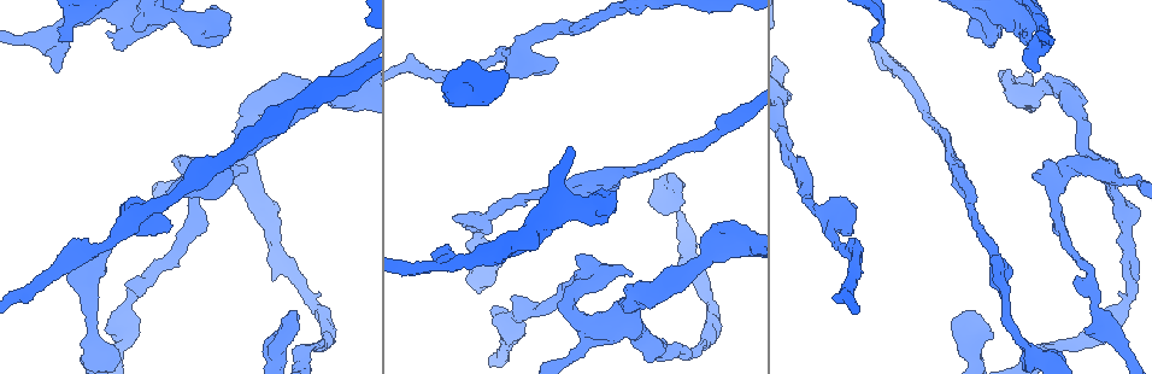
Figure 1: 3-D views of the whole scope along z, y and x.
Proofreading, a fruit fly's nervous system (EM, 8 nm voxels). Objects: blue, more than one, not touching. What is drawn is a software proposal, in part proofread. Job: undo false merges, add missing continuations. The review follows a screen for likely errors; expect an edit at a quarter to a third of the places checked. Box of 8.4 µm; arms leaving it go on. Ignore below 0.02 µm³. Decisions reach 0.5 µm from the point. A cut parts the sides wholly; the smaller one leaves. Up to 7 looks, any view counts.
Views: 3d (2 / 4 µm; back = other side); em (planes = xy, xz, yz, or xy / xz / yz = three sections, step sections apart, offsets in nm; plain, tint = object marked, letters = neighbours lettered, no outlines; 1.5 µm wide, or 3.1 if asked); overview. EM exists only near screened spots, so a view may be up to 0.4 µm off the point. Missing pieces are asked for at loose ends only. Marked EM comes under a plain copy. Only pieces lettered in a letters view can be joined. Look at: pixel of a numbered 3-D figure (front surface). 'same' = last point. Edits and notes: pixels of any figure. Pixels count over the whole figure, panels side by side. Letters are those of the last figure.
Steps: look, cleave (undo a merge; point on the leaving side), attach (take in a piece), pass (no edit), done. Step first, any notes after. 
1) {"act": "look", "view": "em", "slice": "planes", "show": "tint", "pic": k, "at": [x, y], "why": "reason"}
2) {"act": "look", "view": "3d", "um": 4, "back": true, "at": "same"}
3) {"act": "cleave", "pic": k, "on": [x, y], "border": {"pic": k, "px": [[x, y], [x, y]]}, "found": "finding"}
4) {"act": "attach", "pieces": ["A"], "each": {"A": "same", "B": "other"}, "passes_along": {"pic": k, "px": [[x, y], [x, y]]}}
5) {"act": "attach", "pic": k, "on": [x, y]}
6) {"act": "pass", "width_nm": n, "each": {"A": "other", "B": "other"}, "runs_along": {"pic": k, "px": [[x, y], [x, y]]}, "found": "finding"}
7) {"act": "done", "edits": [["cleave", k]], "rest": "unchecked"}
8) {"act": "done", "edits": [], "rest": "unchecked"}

{"act": "look", "view": "em", "slice": "planes", "show": "letters", "pic": 1, "at": [444, 94], "why": "an open end"}

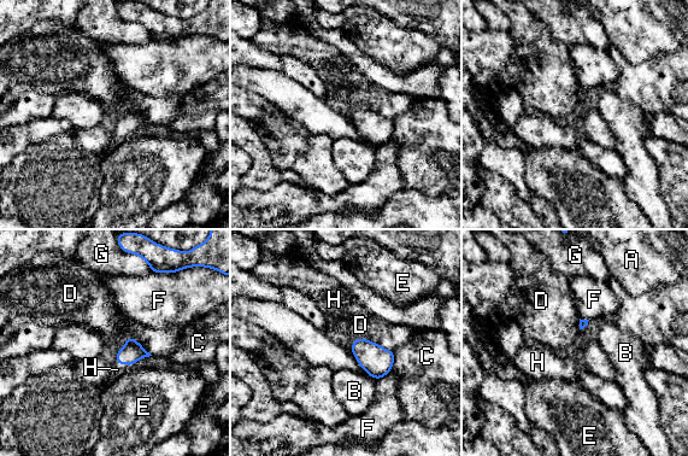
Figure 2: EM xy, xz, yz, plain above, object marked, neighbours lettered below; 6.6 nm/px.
{"act": "attach", "pieces": ["H"], "each": {"A": "other", "B": "other", "C": "other", "D": "other", "E": "other", "F": "other", "G": "other", "H": "same"}, "found": "it goes on there"}

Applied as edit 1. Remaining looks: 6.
{"act": "look", "view": "em", "slice": "planes", "show": "tint", "pic": 1, "at": [1034, 73], "why": "an open end"}

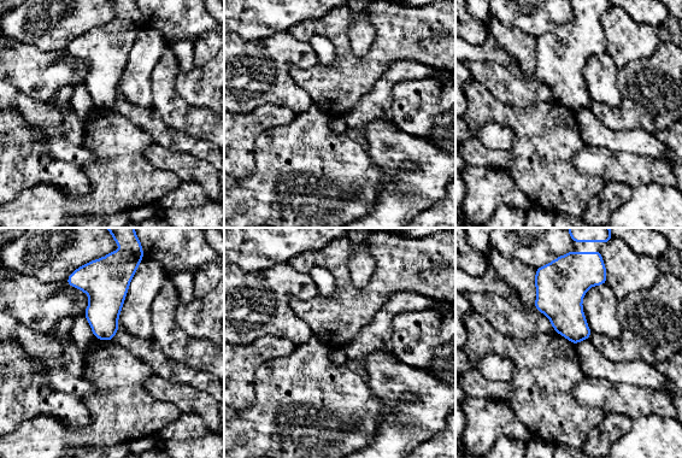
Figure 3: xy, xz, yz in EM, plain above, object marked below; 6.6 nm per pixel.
{"act": "look", "view": "em", "slice": "planes", "show": "letters", "at": "same"}

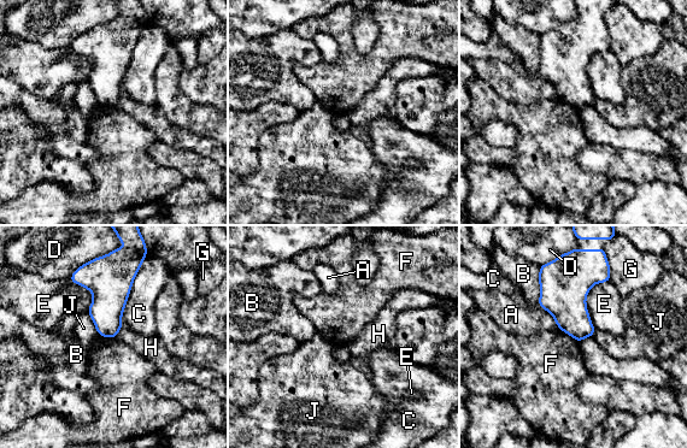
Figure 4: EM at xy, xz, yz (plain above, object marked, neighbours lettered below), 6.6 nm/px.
{"act": "pass", "longest_contact_nm": ["C", 400], "each": {"A": "other", "B": "other", "C": "other", "D": "other", "E": "other", "F": "other", "G": "other", "H": "other", "J": "other"}, "found": "none of them fits"}

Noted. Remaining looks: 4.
{"act": "look", "view": "3d", "um": 4, "pic": 1, "at": [1089, 332], "why": "an open end"}

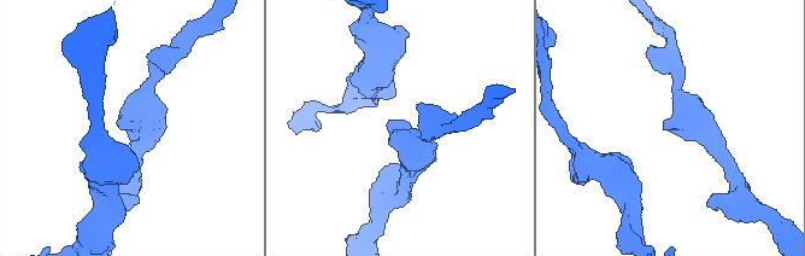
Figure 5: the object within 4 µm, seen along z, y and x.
{"act": "look", "view": "em", "slice": "yz", "step": 8, "show": "tint", "pic": 5, "at": [117, 126]}

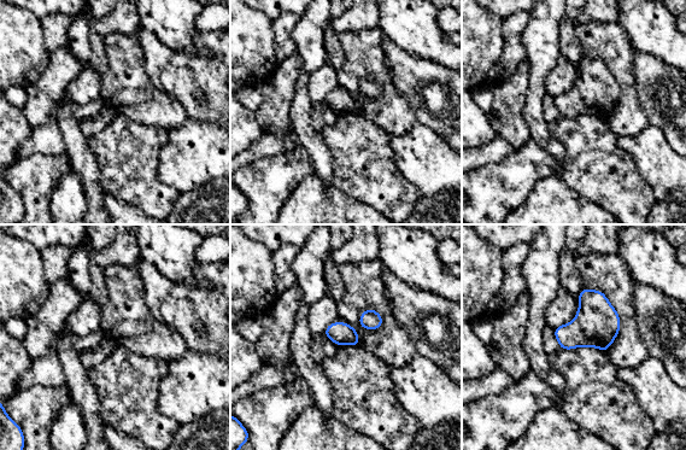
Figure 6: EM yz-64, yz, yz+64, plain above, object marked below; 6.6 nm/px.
{"act": "look", "view": "em", "slice": "planes", "show": "letters", "at": "same", "why": "another direction"}

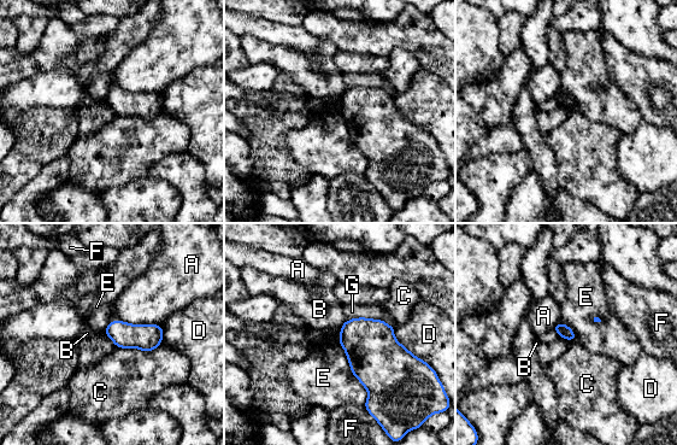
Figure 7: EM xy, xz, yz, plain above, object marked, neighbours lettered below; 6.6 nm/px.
{"act": "pass", "each": {"A": "other", "B": "other", "C": "other", "D": "other", "E": "other", "F": "other", "G": "other"}, "border": {"pic": 7, "px": [[162, 340], [147, 352]]}, "found": "no lettered piece goes on from it"}

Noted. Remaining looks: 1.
{"act": "done", "edits": [["attach", 2]], "rest": "unchecked"}

